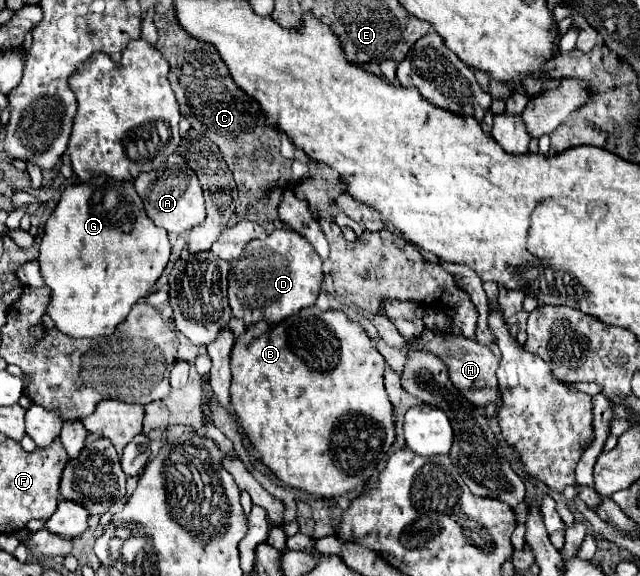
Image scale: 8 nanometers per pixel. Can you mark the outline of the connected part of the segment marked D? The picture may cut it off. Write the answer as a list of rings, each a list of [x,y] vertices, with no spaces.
[[[274,230],[266,240],[252,240],[240,254],[240,258],[230,262],[228,274],[228,298],[234,318],[244,320],[246,326],[266,320],[268,324],[280,324],[286,316],[300,312],[302,308],[314,306],[322,284],[322,258],[314,252],[310,242],[292,230]]]

